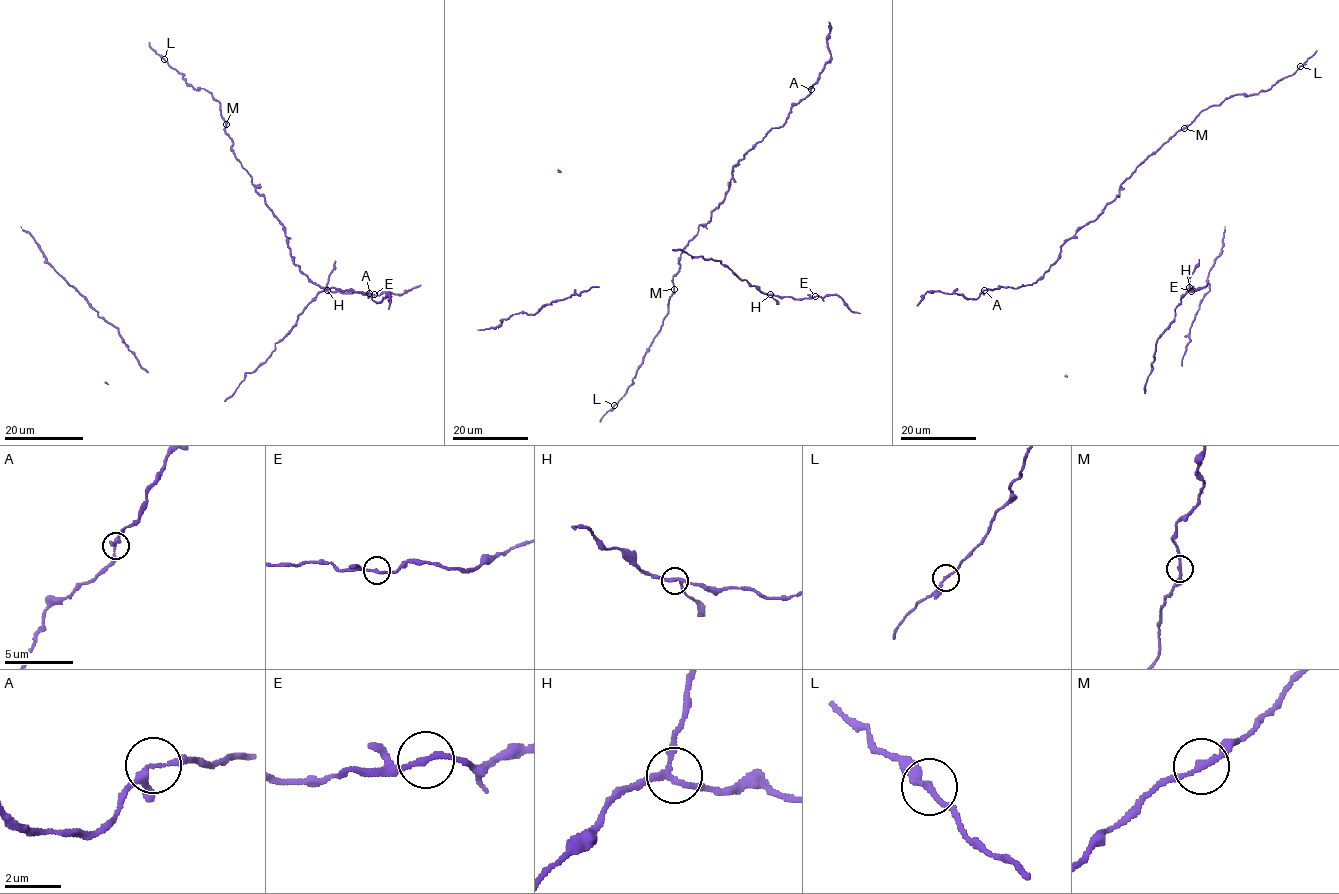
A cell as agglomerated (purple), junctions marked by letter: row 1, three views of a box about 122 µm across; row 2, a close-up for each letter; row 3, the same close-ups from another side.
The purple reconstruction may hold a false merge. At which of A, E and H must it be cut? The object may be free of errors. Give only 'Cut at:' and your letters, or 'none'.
Cut at: none

